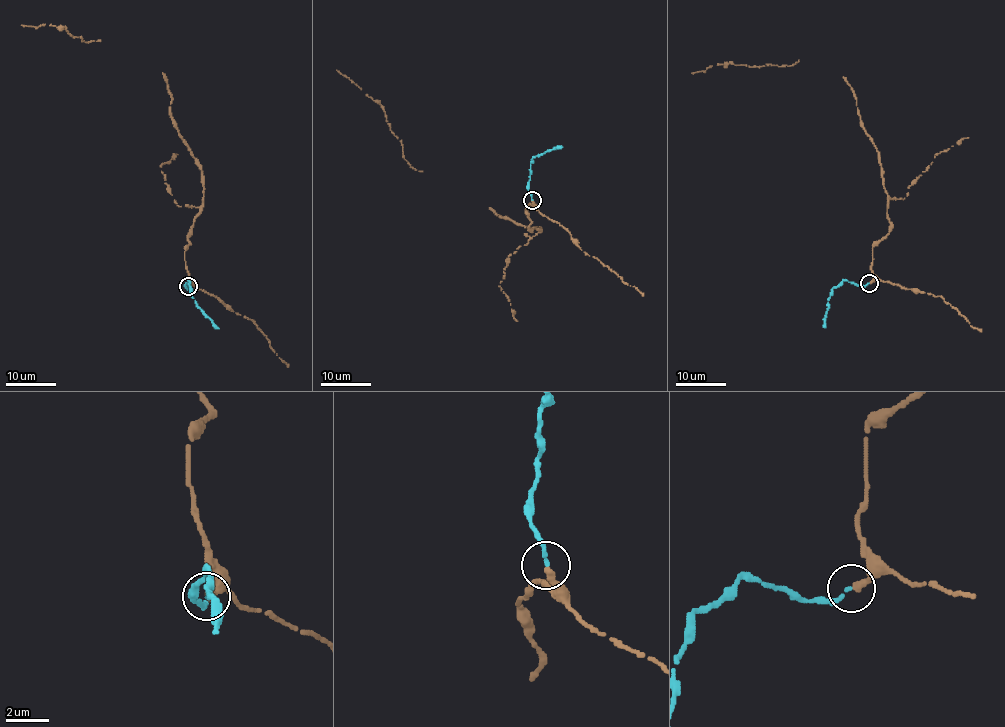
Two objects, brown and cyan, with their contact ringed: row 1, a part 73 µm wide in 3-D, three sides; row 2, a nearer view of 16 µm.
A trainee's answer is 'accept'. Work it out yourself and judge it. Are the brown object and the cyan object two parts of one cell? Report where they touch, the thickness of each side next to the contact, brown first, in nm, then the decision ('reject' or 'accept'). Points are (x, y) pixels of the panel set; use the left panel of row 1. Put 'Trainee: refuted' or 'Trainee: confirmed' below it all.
(188, 286) | 320/200 nm | accept
Trainee: confirmed

